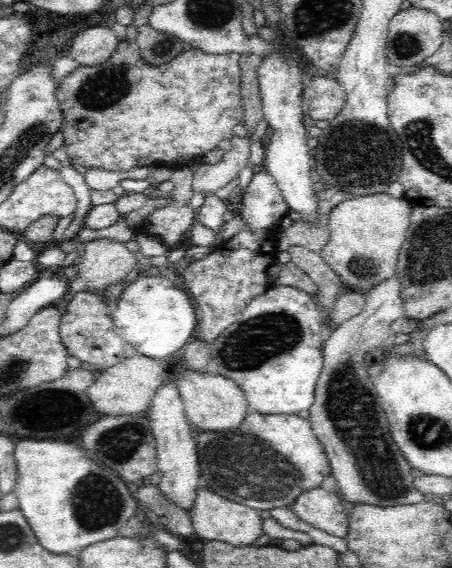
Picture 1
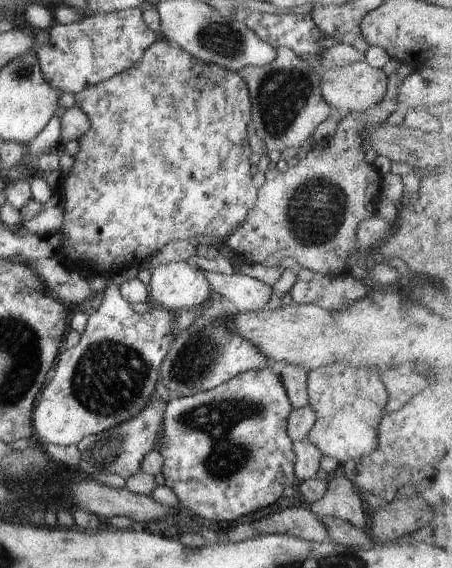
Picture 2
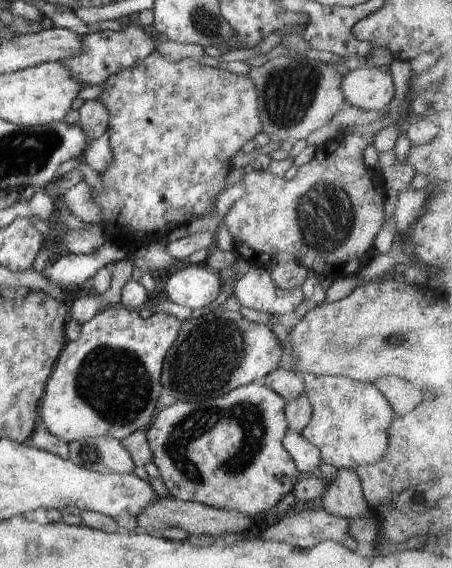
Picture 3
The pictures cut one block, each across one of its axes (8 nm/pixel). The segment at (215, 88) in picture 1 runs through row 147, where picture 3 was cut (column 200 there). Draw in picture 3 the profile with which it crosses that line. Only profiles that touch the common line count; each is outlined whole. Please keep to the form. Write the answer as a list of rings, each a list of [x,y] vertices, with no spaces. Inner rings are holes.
[[[157,51],[152,52],[143,62],[132,66],[132,68],[110,76],[101,86],[101,93],[96,99],[103,105],[109,117],[107,130],[110,132],[112,166],[104,174],[99,174],[101,176],[101,188],[91,189],[91,200],[101,209],[102,229],[105,230],[106,235],[120,242],[121,246],[126,248],[129,253],[139,247],[147,246],[152,241],[165,239],[172,230],[187,225],[191,220],[198,219],[200,216],[204,217],[215,210],[215,202],[225,190],[228,178],[233,170],[231,157],[236,157],[242,146],[262,131],[257,112],[257,93],[252,80],[248,76],[232,74],[208,65],[202,66],[200,62],[186,58],[179,62],[168,62]]]

